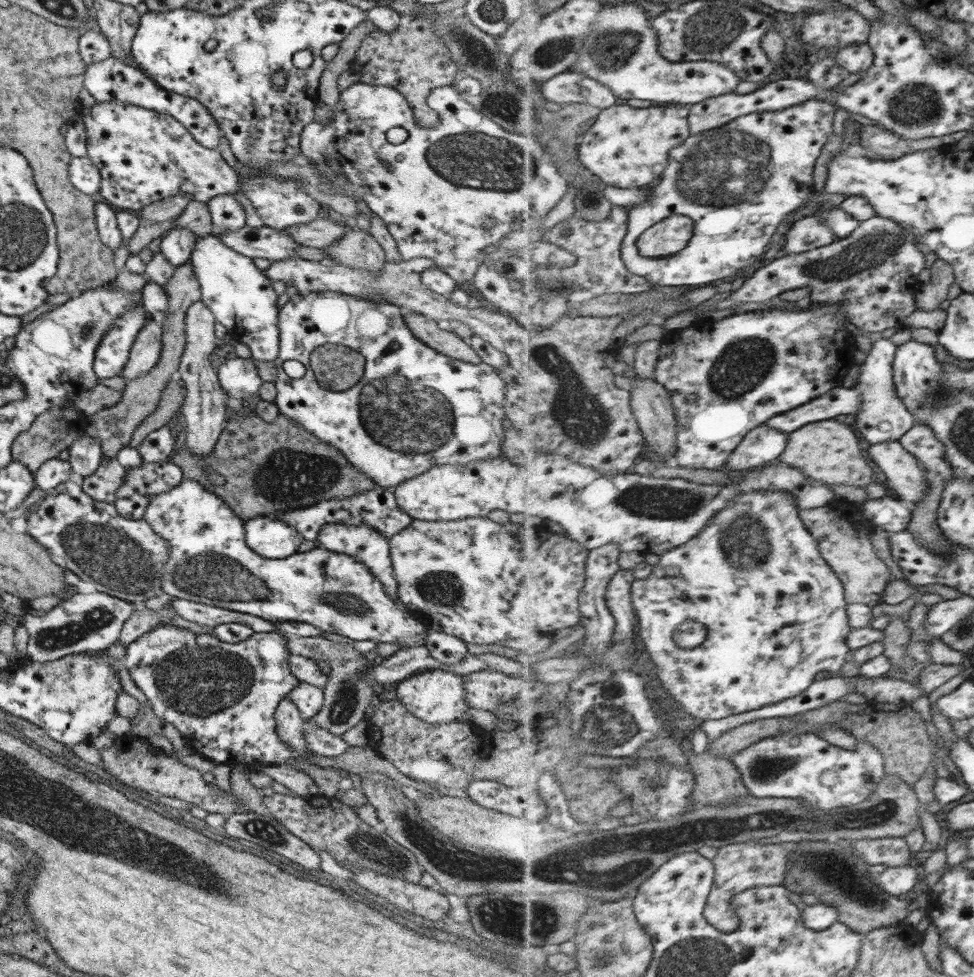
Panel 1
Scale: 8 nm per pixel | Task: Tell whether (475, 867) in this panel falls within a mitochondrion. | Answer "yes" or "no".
yes

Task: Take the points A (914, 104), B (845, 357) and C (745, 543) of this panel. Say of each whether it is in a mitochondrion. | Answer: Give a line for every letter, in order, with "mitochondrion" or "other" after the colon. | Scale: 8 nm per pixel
A: mitochondrion
B: other
C: mitochondrion

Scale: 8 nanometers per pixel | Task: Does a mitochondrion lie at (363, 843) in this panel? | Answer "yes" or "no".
yes

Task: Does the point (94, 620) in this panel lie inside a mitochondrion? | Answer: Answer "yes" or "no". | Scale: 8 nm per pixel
yes

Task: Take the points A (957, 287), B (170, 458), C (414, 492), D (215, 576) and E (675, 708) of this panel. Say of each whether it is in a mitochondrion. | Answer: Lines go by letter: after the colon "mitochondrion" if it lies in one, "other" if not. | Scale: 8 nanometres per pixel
A: other
B: other
C: other
D: mitochondrion
E: other

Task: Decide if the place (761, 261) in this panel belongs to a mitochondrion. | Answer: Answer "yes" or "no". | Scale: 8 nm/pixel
no

